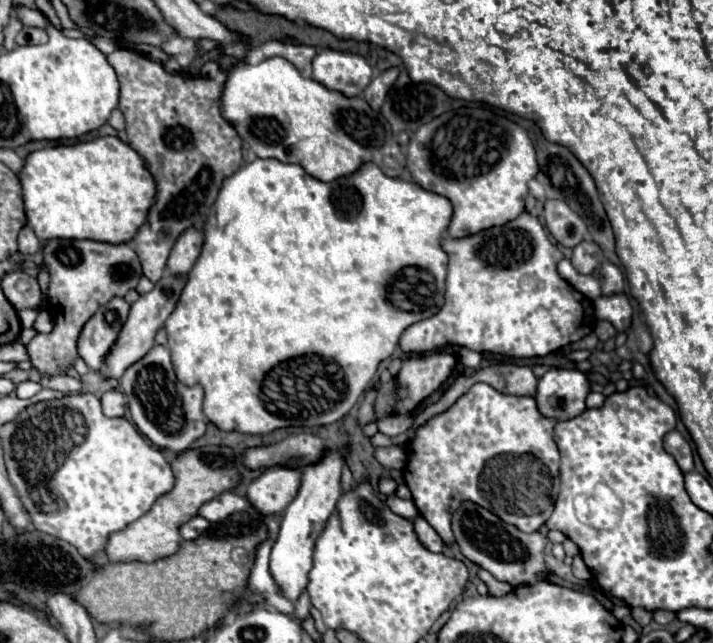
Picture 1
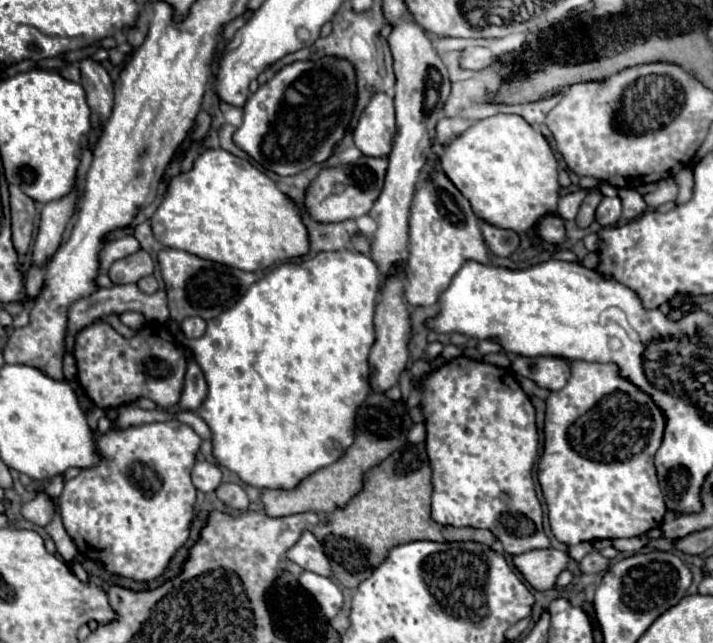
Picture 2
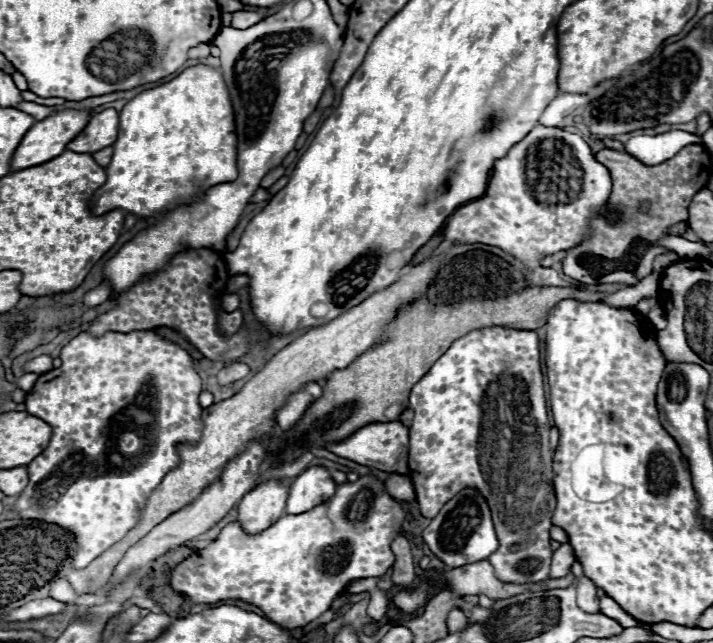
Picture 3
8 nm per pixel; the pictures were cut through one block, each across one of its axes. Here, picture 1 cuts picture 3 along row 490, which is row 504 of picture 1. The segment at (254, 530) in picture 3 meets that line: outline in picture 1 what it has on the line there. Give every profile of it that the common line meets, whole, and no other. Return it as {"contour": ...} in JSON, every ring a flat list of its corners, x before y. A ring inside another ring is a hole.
{"contour":[[268,468,248,486,248,502,262,516,282,514,298,492,300,470]]}

